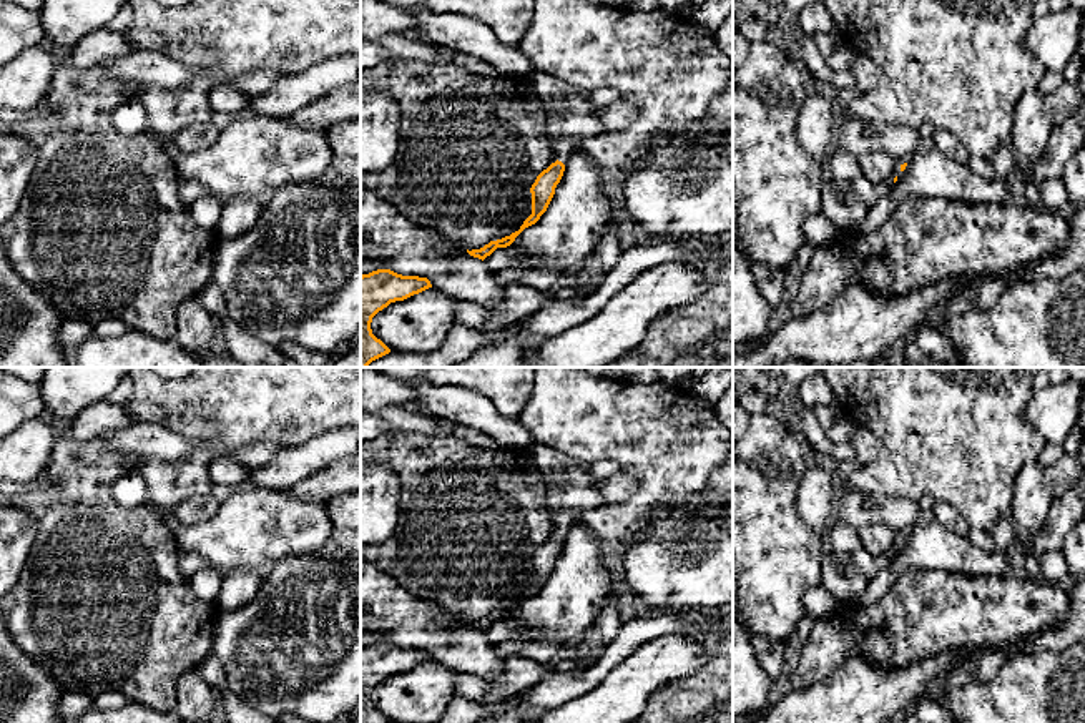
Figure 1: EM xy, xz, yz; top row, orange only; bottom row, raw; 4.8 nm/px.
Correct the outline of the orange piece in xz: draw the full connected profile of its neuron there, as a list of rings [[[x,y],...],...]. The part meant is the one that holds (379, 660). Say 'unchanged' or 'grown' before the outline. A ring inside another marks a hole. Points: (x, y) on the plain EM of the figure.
unchanged; [[[377,642],[361,648],[361,723],[390,723],[372,706],[372,690],[390,675],[404,673],[432,660],[427,650]]]

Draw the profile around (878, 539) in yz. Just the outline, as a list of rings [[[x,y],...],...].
[[[866,524],[859,529],[862,548],[879,557],[894,552],[901,545],[901,535],[884,524]]]

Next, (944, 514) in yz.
[[[937,500],[930,509],[930,512],[932,512],[932,519],[939,525],[945,527],[955,535],[967,537],[970,527],[954,505]]]

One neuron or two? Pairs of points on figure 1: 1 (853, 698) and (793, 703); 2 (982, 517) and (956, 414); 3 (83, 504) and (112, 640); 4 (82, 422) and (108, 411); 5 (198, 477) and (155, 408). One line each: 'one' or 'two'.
1: one
2: one
3: one
4: one
5: one

